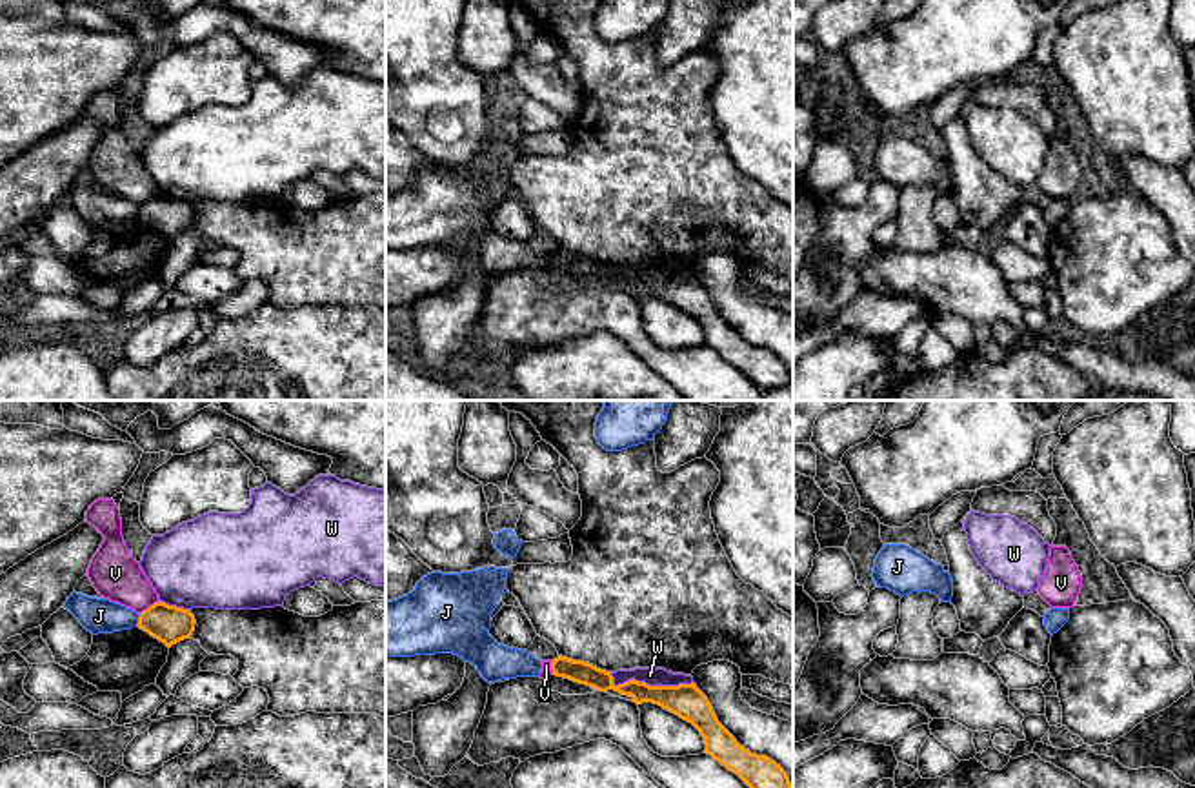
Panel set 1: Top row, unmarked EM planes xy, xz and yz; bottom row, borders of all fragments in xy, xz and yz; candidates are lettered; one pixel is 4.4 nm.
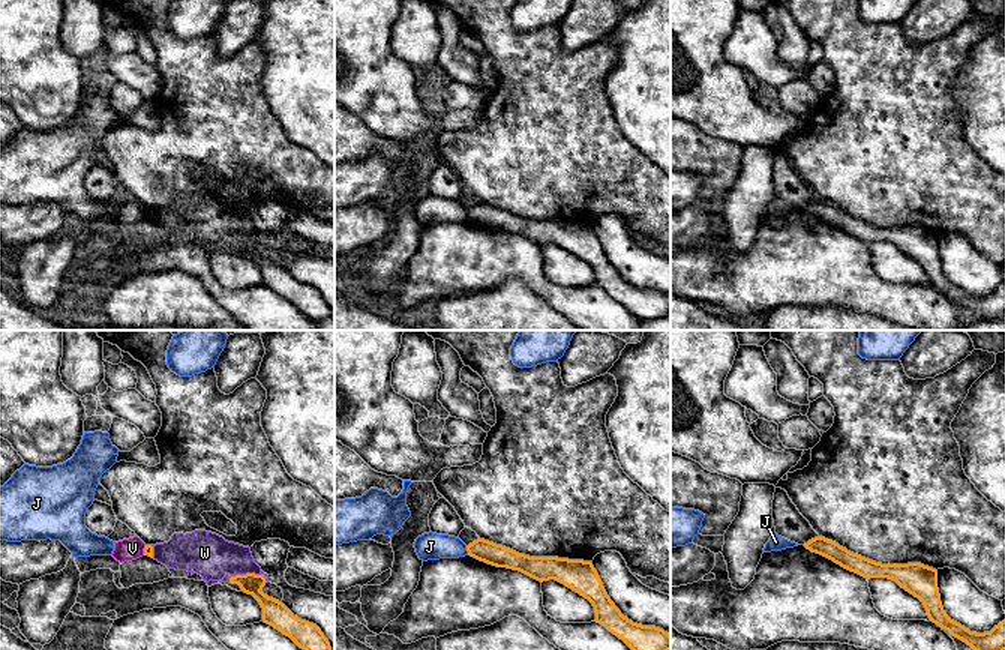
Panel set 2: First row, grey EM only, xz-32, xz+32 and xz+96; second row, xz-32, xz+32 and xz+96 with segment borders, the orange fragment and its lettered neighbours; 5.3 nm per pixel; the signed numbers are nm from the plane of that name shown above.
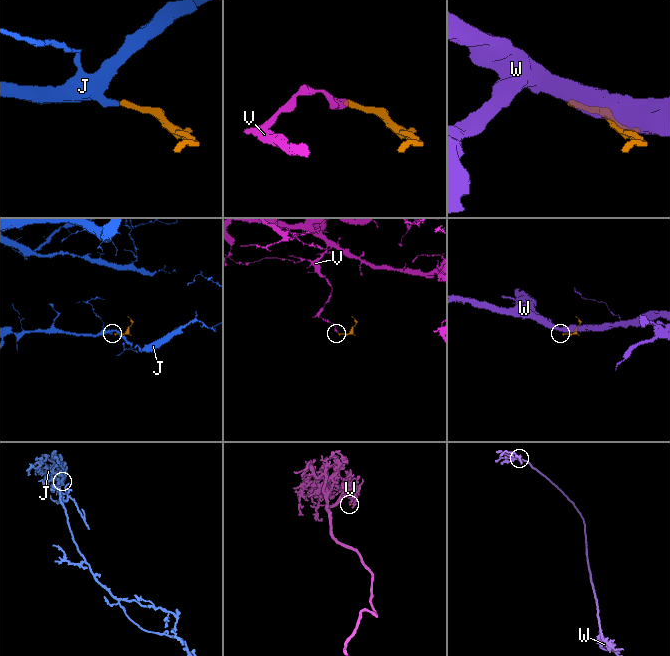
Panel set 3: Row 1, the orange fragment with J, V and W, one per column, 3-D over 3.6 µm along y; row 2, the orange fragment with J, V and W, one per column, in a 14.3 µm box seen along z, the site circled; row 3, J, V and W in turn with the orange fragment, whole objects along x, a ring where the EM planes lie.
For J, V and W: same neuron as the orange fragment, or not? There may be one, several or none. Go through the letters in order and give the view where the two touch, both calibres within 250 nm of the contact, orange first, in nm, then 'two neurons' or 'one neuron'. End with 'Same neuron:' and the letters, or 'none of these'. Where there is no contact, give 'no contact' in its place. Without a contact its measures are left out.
J: xy | 170/160 nm | two neurons
V: xy | 170/220 nm | two neurons
W: xz | 150/80 nm | two neurons
Same neuron: none of these

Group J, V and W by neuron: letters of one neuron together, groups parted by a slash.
J / V / W

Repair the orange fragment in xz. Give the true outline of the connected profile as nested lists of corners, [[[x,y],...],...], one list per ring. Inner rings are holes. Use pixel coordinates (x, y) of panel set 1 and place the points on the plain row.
[[[558,248],[551,255],[557,269],[591,278],[598,284],[615,282],[629,288],[633,295],[653,295],[691,315],[704,329],[704,346],[711,348],[729,364],[737,366],[755,386],[762,389],[782,388],[791,382],[788,366],[766,348],[757,348],[737,335],[718,315],[708,289],[691,277],[649,278],[635,271],[615,278],[611,264],[600,262],[584,253]]]

